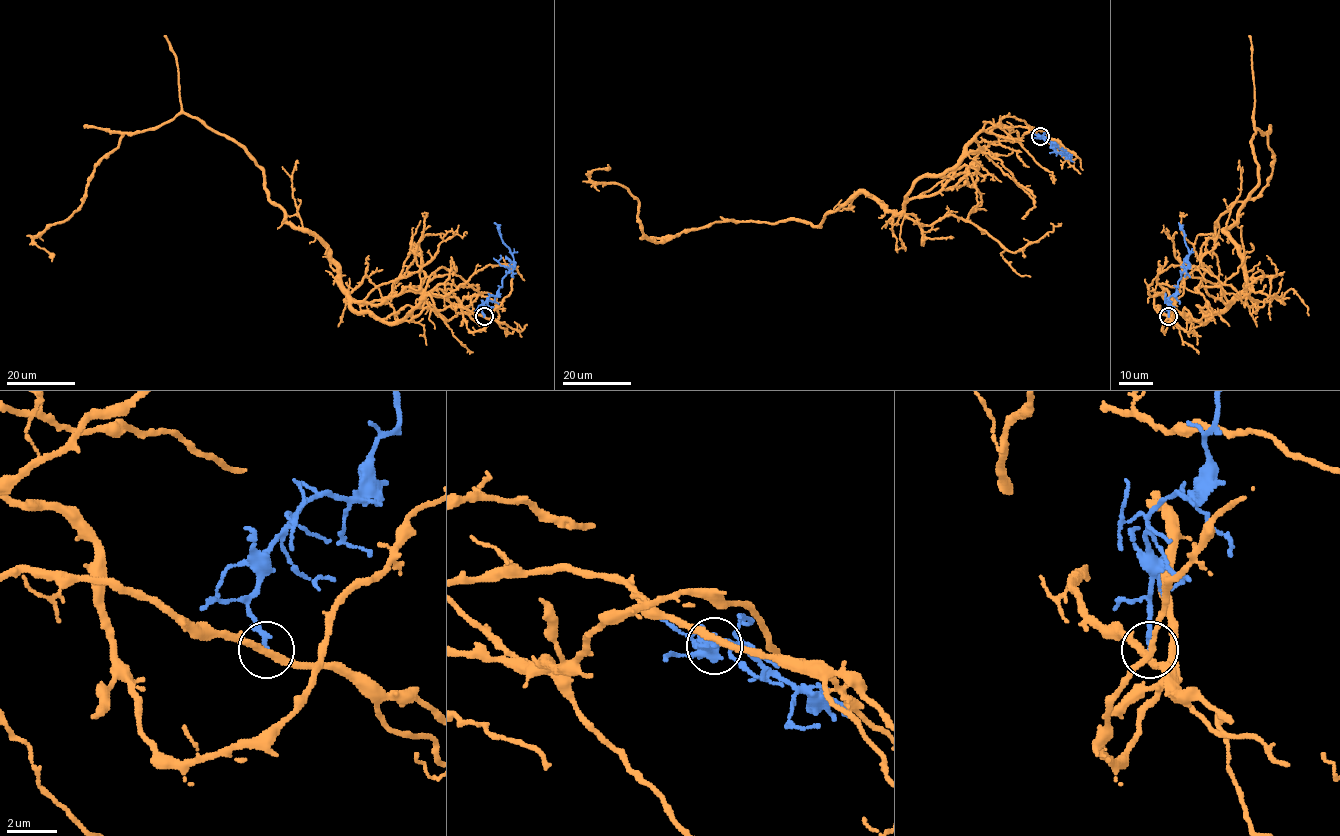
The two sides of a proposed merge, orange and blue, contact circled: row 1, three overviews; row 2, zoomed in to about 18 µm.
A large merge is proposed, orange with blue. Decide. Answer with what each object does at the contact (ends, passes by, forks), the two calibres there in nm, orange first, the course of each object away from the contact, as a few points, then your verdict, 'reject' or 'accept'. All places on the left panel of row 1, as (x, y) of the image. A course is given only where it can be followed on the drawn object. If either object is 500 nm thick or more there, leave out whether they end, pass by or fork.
orange passes by; blue ends; calibres 280 and 200 nm; course orange (484, 316), (429, 293), (396, 322), (356, 312), (262, 168), (183, 113), (102, 158), (34, 238), (51, 261); course blue (484, 316), (483, 303), (496, 294), (502, 279), (513, 264), (510, 249), (502, 241), (494, 222); reject

